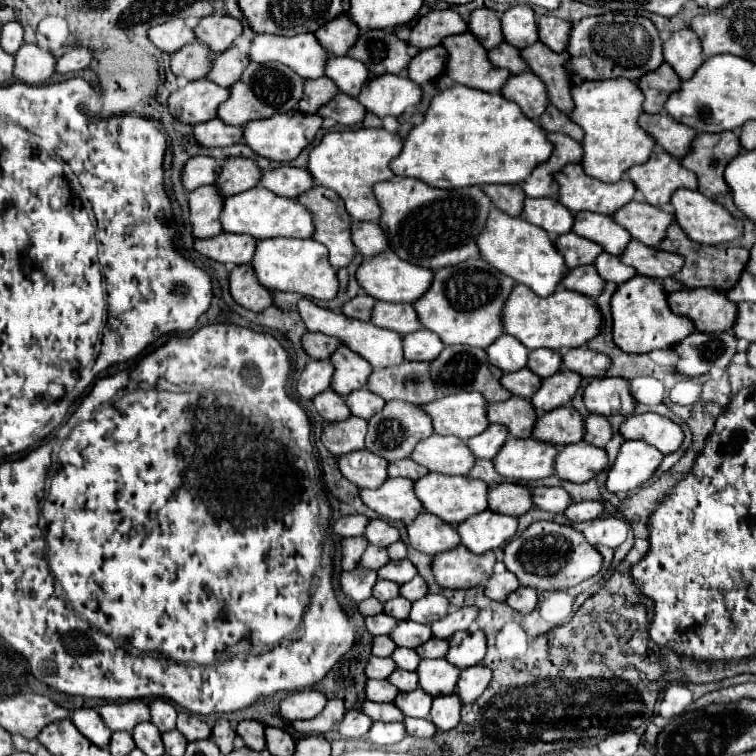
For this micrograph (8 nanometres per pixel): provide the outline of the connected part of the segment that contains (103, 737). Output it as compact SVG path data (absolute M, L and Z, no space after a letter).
M77 708L73 712L73 724L81 730L83 736L87 736L93 744L107 748L109 746L109 738L111 738L111 730L105 726L101 714L93 708Z

